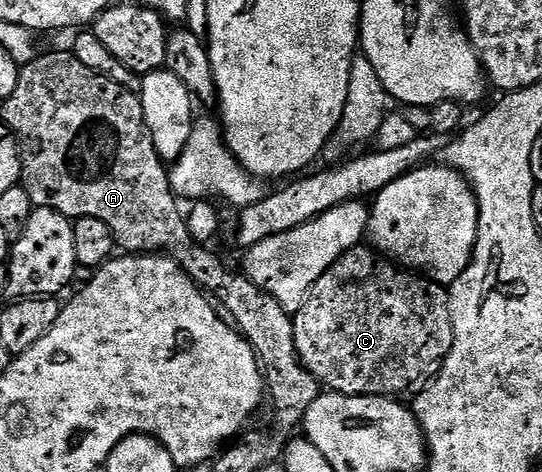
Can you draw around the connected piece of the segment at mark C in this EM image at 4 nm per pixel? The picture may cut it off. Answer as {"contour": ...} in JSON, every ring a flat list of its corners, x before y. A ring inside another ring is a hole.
{"contour":[[354,245,342,257,318,277,318,281,308,290,308,296,304,298,304,304,300,311,295,312,292,329,294,331,294,345,300,360,304,362,304,368,320,382,329,392,337,395,383,395,385,397,404,397,400,395,415,396,424,390,435,379,436,374,442,369,444,358,450,353,452,344,452,314,448,304,449,288,443,283,435,283,432,279,426,279,423,275,407,270,391,259,377,253,371,246]]}

